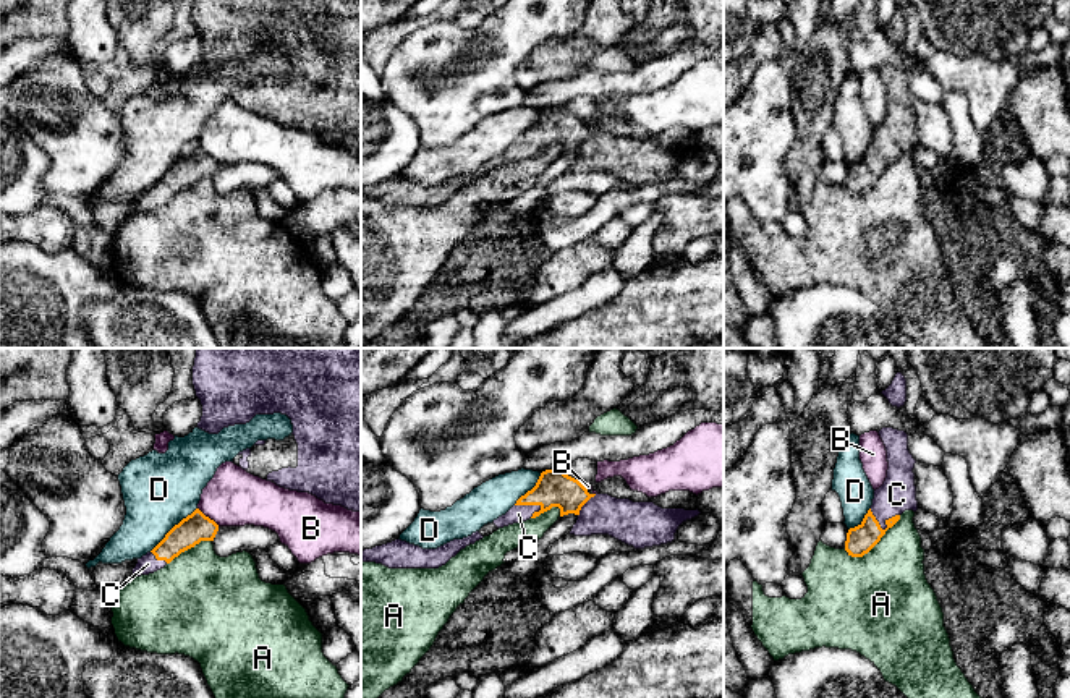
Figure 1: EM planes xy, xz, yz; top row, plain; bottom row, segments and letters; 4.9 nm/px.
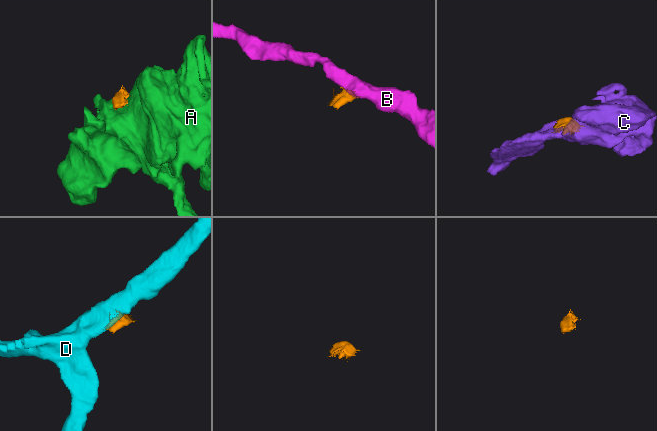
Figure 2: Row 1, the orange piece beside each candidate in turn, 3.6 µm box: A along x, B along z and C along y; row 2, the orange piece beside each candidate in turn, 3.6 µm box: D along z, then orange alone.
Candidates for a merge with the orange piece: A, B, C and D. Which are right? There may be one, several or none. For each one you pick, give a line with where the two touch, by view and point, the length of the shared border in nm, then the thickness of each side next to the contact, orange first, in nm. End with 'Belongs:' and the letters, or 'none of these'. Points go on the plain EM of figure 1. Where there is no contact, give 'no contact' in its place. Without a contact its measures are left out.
C: yz (886, 165) | 160 nm | 140/180 nm
Belongs: C

